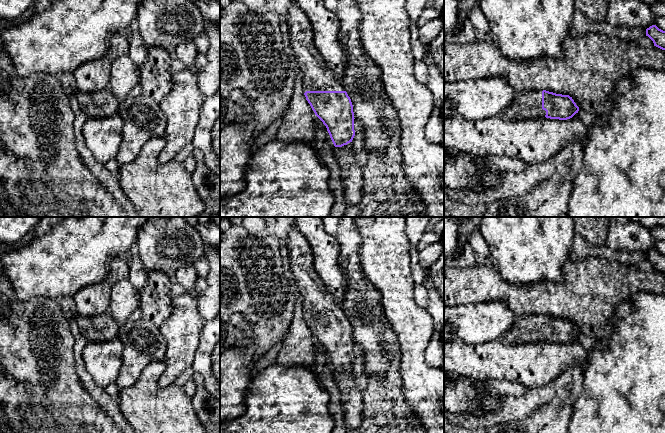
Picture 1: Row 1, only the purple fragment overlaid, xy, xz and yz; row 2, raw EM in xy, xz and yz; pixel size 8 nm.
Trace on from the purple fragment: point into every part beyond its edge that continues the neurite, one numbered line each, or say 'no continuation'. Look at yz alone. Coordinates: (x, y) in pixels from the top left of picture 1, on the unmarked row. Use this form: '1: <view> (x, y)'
1: yz (526, 329)

